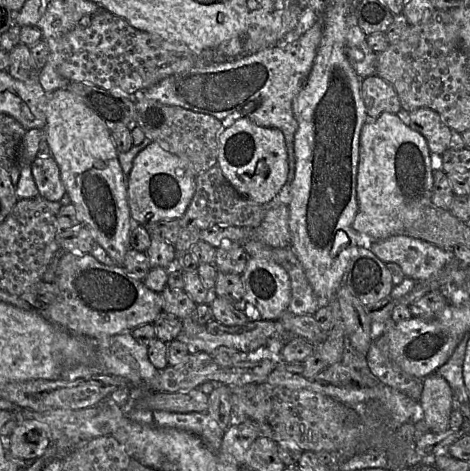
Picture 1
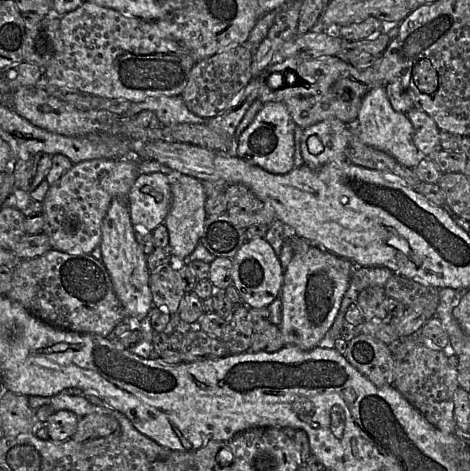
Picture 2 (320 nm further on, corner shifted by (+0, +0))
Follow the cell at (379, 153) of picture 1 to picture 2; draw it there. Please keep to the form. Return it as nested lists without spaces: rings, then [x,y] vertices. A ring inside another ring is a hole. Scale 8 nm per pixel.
[[[377,86],[364,96],[355,122],[355,131],[364,144],[390,154],[408,168],[414,168],[425,158],[413,142],[414,128],[411,121],[405,113],[393,109],[384,86]]]

